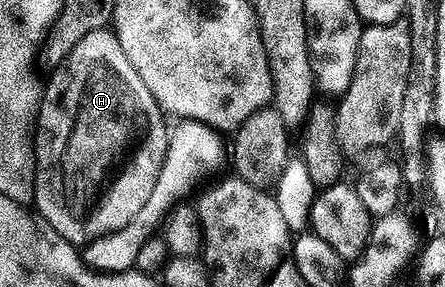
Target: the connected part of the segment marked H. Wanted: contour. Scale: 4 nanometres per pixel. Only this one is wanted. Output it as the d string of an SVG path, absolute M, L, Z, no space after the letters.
M113 28L97 29L84 35L84 39L80 39L80 43L76 43L76 47L72 47L71 53L57 67L53 68L50 75L50 82L47 84L45 82L42 99L38 102L37 124L34 126L35 183L32 205L37 216L53 232L60 234L75 247L85 247L106 233L123 229L132 219L132 215L136 215L136 211L140 211L140 207L144 207L144 203L148 203L148 195L152 193L152 187L156 186L157 176L160 175L161 165L165 161L168 123L162 119L164 110L152 95L152 91L148 91L144 79L140 79L136 67L132 67L132 63L128 63L128 55L124 55L124 47L120 47L120 39L114 33Z

